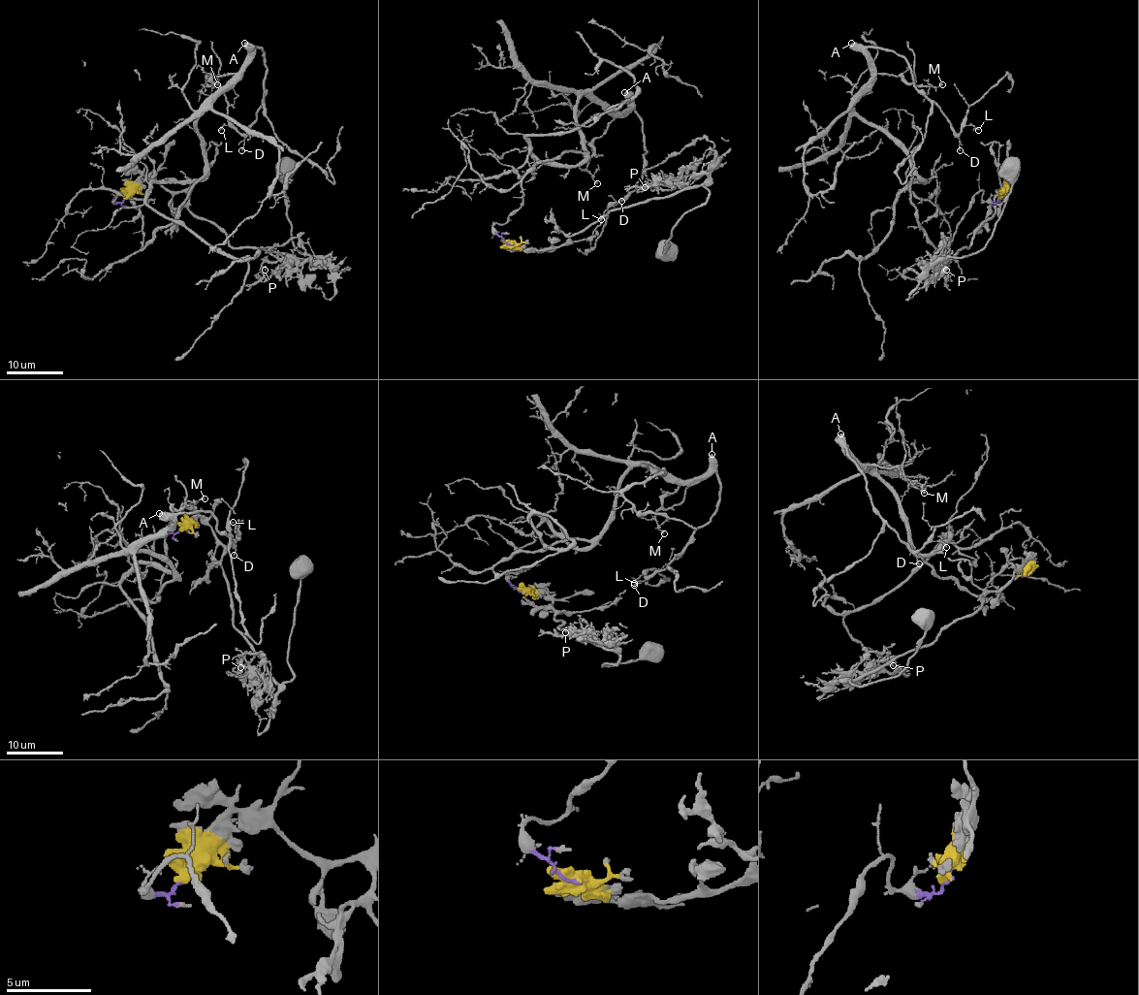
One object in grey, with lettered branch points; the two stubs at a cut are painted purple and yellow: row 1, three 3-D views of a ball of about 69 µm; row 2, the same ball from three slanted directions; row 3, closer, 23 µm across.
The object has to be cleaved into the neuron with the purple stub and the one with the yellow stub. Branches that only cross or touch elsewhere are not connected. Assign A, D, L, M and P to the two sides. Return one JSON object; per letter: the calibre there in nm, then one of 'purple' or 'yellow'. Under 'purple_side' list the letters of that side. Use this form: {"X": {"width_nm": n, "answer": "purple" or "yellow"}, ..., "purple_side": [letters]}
{"A": {"width_nm": 600, "answer": "purple"}, "D": {"width_nm": 120, "answer": "purple"}, "L": {"width_nm": 100, "answer": "purple"}, "M": {"width_nm": 170, "answer": "purple"}, "P": {"width_nm": 130, "answer": "yellow"}, "purple_side": ["A", "D", "L", "M"]}

